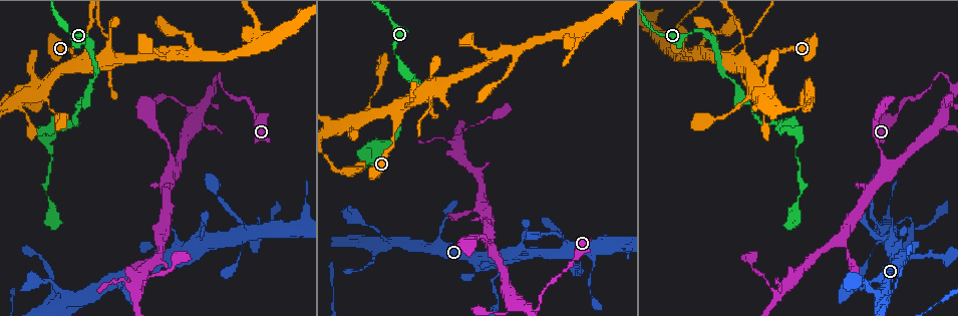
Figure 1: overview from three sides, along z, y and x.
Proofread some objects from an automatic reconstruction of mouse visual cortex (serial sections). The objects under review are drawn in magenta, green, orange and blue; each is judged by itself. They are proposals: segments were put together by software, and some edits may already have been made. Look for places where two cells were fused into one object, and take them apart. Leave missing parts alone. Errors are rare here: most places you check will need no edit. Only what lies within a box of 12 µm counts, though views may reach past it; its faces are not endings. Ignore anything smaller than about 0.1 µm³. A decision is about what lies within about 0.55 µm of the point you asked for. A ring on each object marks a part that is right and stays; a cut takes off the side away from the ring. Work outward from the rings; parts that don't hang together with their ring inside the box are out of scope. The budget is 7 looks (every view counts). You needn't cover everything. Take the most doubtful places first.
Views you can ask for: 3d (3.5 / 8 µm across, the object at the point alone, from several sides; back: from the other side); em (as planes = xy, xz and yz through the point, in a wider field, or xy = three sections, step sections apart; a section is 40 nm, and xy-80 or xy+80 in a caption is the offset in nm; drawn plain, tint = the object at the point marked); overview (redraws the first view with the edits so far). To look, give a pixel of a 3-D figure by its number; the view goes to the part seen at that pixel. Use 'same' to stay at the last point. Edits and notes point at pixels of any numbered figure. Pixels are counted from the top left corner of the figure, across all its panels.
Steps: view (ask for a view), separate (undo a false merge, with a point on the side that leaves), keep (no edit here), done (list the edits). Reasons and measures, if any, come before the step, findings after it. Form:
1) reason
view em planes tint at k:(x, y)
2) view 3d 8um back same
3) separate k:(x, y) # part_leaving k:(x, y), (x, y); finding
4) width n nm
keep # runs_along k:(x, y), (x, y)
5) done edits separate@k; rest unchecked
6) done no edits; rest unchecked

sharp bend
view 3d 3.5um back at 1:(542, 302)

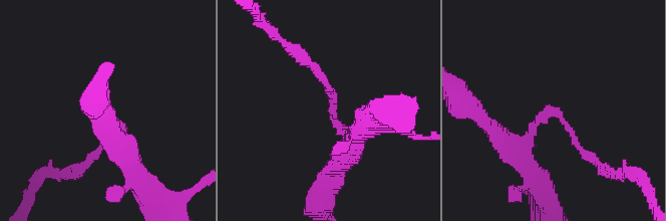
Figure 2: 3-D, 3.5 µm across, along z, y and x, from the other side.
arm_widths 150, 200 nm
keep # runs_along 2:(316, 70), (331, 90), (334, 122), (353, 140); all the same cell

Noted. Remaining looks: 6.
two arms in line, one across
view 3d 3.5um at 1:(114, 62)

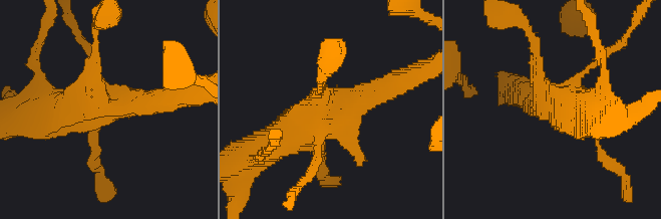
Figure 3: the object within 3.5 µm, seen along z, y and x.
shape alone is not enough
view em xy step 1 tint at 3:(105, 105)

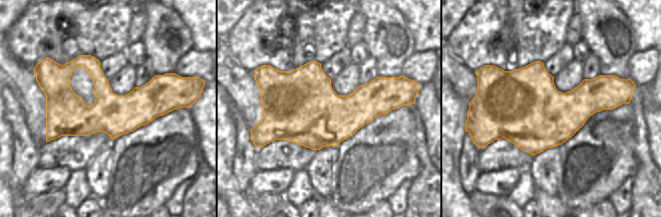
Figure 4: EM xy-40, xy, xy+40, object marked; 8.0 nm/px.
width 600 nm
keep # runs_along 4:(42, 85), (74, 112), (171, 101); one cell here

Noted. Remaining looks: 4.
sharp bend
view 3d 3.5um at 1:(799, 133)

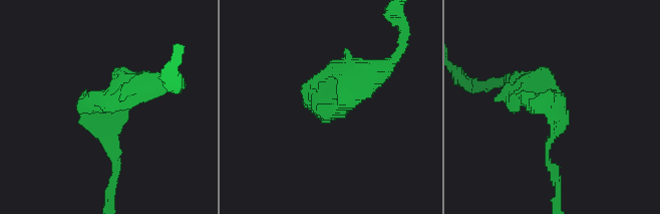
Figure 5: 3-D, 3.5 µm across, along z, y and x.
now the EM
view em xy step 1 tint at 5:(561, 105)

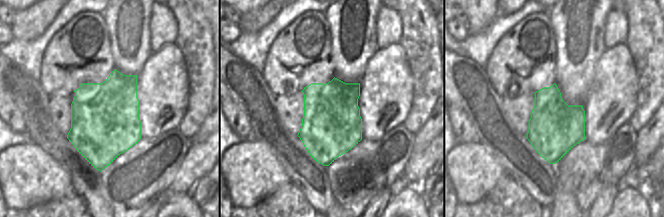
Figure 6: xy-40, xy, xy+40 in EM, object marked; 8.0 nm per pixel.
width 480 nm
keep # runs_along 5:(152, 85), (103, 103), (115, 165); all the same cell

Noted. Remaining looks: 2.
done no edits; rest unchecked

